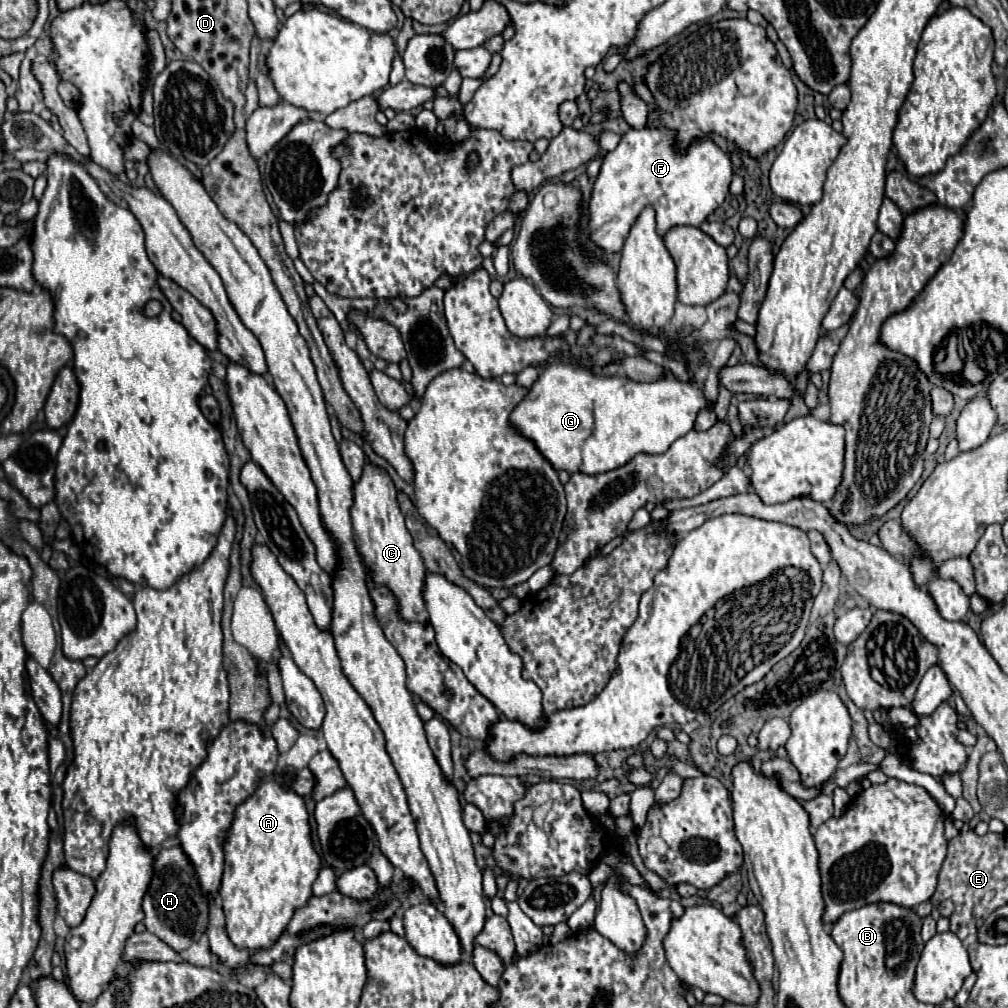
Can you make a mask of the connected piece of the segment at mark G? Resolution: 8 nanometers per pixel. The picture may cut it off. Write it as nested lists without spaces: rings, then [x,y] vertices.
[[[673,338],[665,340],[667,356],[681,358],[687,362],[687,372],[691,374],[689,382],[681,382],[673,374],[663,374],[655,382],[635,382],[627,376],[601,376],[591,368],[579,366],[579,356],[561,354],[557,360],[547,364],[539,380],[531,386],[525,400],[513,410],[511,422],[517,426],[517,430],[523,436],[535,442],[539,452],[553,464],[555,470],[601,474],[601,472],[621,468],[637,454],[651,454],[651,456],[663,454],[677,438],[693,430],[695,418],[701,410],[713,408],[711,400],[707,400],[703,392],[703,386],[695,378],[695,372],[703,366],[705,350],[695,348],[695,342],[691,344],[691,350],[681,350],[677,342],[679,340],[673,340]]]

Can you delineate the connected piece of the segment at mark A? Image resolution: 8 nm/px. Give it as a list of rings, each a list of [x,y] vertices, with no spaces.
[[[275,772],[235,808],[235,820],[223,842],[225,870],[219,894],[227,920],[227,934],[237,948],[269,948],[287,928],[293,912],[311,896],[321,858],[313,846],[305,800],[291,788],[291,772]]]

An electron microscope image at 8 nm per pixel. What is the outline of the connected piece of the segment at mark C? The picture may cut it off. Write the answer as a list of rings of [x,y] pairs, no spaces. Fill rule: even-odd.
[[[365,464],[361,478],[353,484],[353,506],[351,506],[351,520],[353,520],[353,534],[363,552],[365,562],[371,568],[373,582],[385,584],[399,600],[399,610],[405,620],[427,622],[427,606],[423,600],[423,584],[425,584],[425,566],[419,552],[413,546],[411,534],[405,528],[405,518],[399,508],[397,488],[387,474],[387,470]]]

